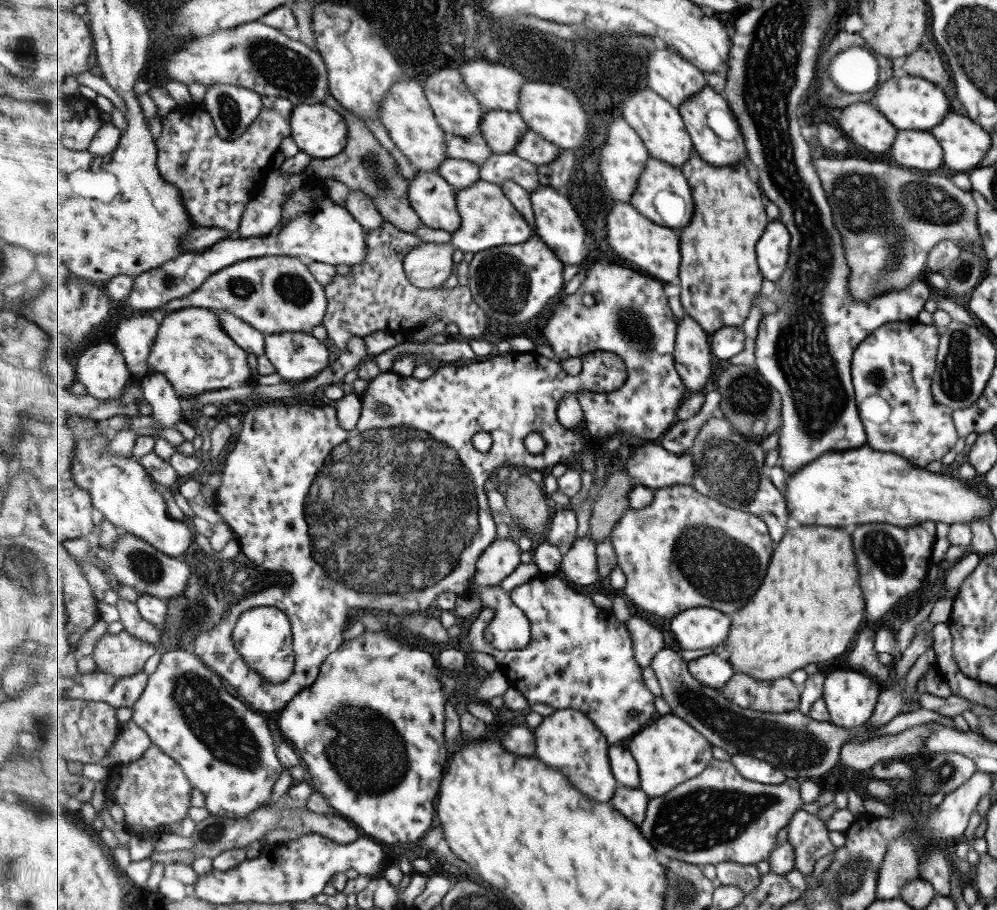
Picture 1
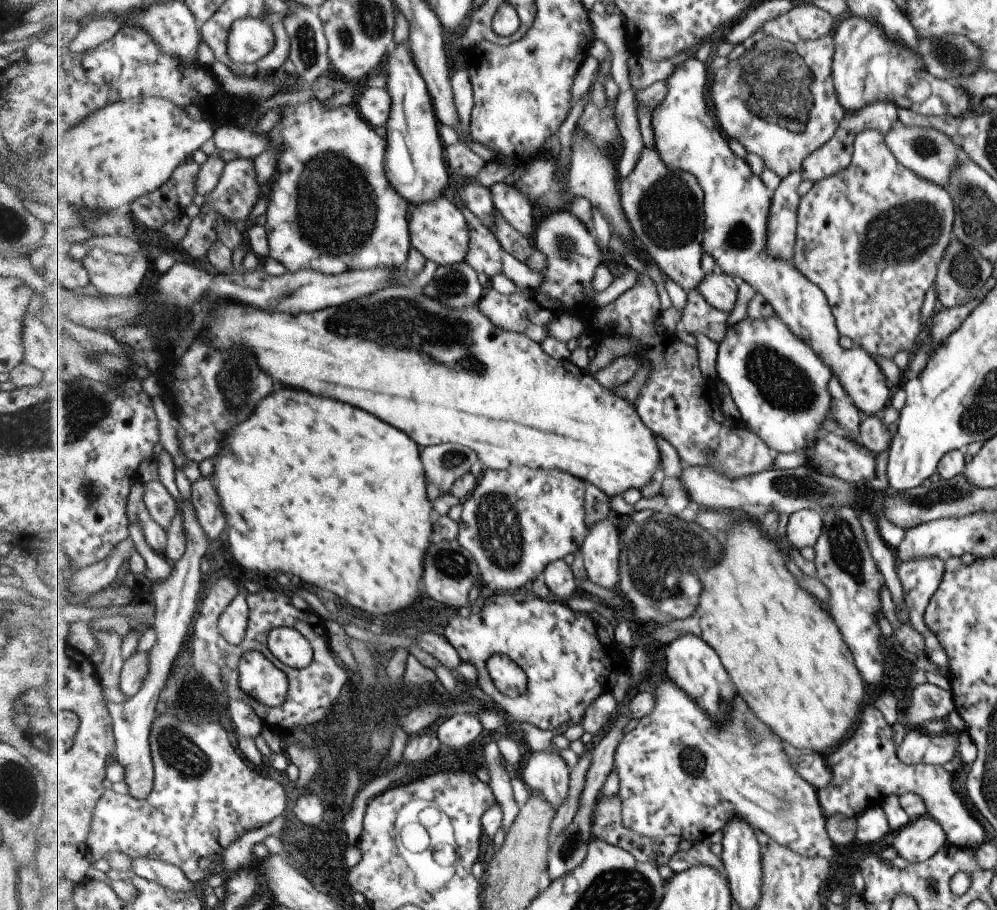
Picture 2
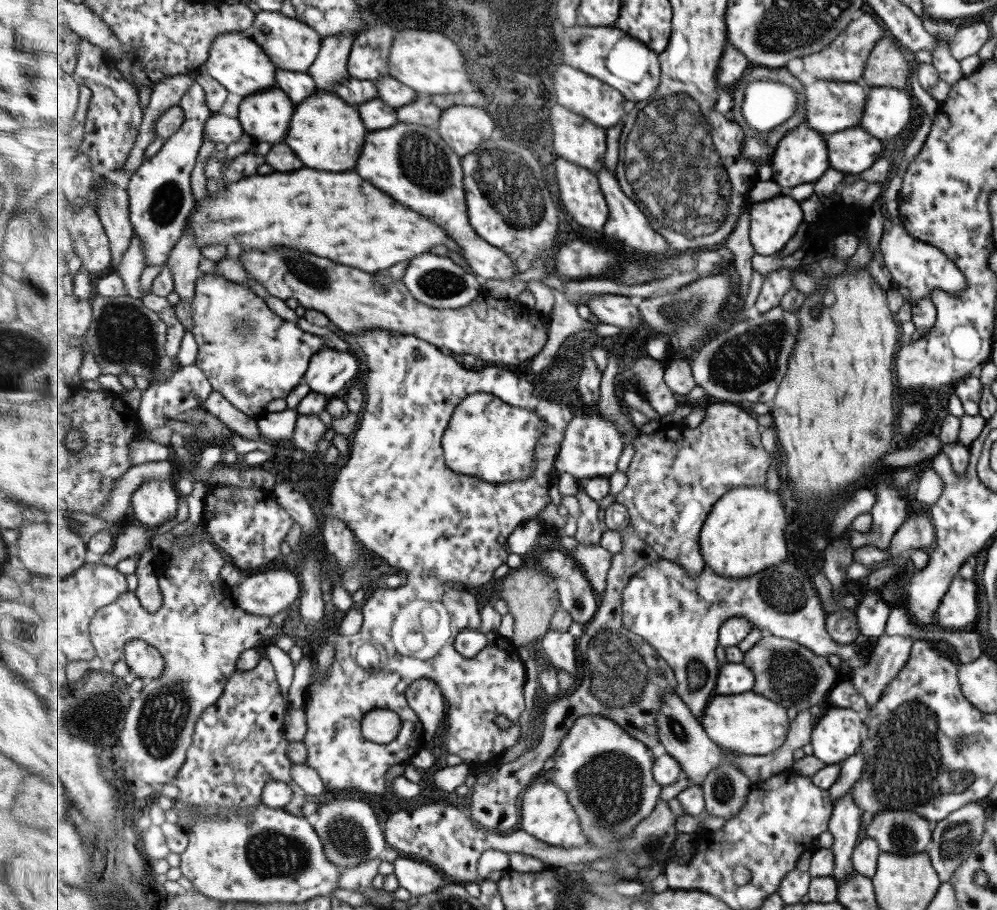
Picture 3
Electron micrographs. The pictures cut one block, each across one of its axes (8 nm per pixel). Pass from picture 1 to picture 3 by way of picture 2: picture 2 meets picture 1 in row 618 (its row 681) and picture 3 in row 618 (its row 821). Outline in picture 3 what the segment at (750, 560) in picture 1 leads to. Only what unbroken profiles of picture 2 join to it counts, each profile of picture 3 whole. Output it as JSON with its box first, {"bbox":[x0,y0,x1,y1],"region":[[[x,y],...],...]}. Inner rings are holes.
{"bbox":[622,558,870,719],"region":[[[661,558],[656,564],[643,568],[639,574],[631,577],[631,582],[622,596],[624,621],[630,632],[643,636],[669,663],[678,680],[676,692],[686,701],[695,716],[701,719],[706,714],[707,705],[717,694],[718,678],[724,665],[719,662],[717,653],[720,646],[720,629],[731,618],[747,618],[763,635],[795,640],[810,648],[816,655],[825,657],[828,654],[837,654],[849,667],[849,672],[870,662],[869,651],[854,643],[839,646],[827,635],[823,628],[823,614],[819,614],[819,600],[815,596],[815,589],[803,570],[785,562],[747,578],[735,579],[719,575],[709,565],[706,565],[703,574],[693,577],[683,565]]]}

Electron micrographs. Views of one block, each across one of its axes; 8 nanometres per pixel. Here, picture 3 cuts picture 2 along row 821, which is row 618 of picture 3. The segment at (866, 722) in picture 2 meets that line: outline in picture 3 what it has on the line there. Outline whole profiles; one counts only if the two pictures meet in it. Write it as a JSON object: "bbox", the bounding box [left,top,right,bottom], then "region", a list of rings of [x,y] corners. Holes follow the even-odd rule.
{"bbox":[935,574,978,630],"region":[[[956,574],[937,605],[935,624],[943,630],[965,630],[974,624],[978,613],[976,589],[972,580]]]}

